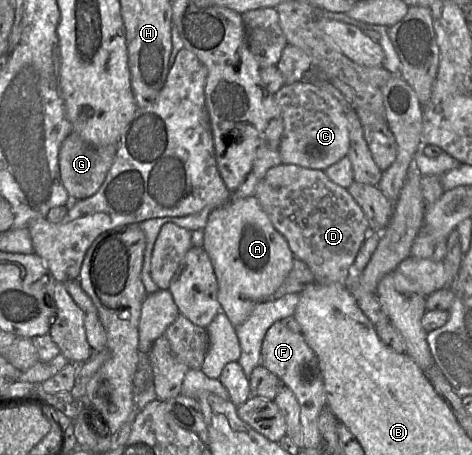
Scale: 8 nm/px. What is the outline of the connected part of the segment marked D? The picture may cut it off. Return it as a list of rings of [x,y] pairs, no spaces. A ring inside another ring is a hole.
[[[280,164],[270,168],[256,186],[254,196],[273,227],[286,239],[294,258],[303,261],[319,284],[346,285],[349,268],[370,232],[368,221],[347,189],[333,183],[321,170]]]

